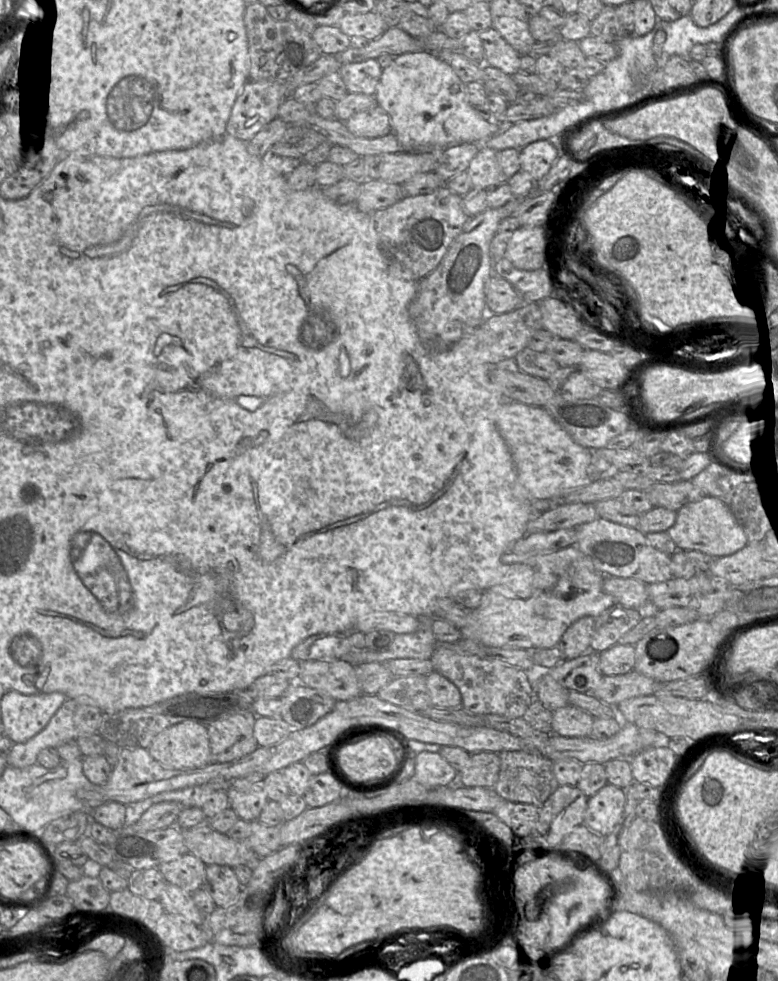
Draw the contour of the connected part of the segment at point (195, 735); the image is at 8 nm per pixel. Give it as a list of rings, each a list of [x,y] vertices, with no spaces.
[[[195,722],[169,726],[153,738],[147,751],[167,768],[191,769],[211,762],[207,728]]]

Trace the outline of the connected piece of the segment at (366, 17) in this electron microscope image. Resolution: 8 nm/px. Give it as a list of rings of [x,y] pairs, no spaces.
[[[375,11],[366,13],[345,13],[338,23],[339,28],[348,36],[363,36],[374,40],[386,30],[386,23]]]

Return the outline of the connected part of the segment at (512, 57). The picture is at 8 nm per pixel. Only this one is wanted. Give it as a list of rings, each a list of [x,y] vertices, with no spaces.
[[[493,27],[479,32],[484,48],[484,64],[514,75],[519,70],[520,54]]]

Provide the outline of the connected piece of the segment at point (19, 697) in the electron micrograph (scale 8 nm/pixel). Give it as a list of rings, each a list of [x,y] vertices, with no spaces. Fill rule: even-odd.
[[[7,691],[1,700],[1,719],[13,744],[24,743],[38,734],[67,700],[60,692],[22,694]]]

